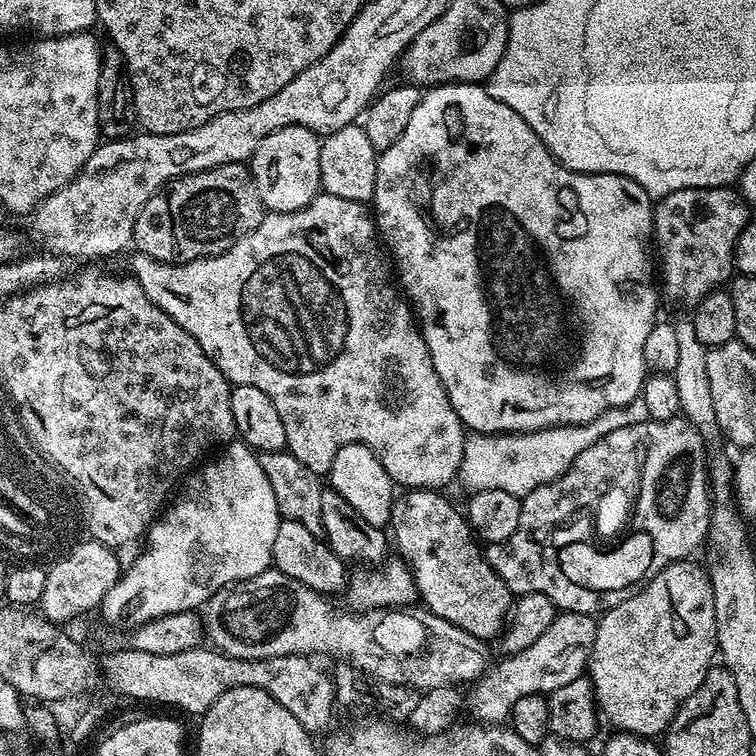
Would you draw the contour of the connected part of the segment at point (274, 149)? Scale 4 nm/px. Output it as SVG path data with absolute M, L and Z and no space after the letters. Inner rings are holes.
M302 126L283 128L262 138L258 150L254 150L250 161L250 179L268 212L297 212L299 208L305 208L315 196L321 195L320 142L321 137L317 133Z

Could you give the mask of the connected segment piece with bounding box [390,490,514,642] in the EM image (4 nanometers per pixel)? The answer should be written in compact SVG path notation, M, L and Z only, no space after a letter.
M408 490L403 495L401 500L399 497L393 503L390 532L392 528L394 548L401 552L397 553L406 561L412 570L412 577L416 579L419 599L422 604L424 600L425 606L429 608L427 611L435 619L449 620L454 626L468 631L470 635L485 642L489 641L490 636L495 637L505 627L514 603L514 593L508 589L504 579L489 566L488 557L482 551L472 526L461 509L459 512L446 497L440 496L444 494L436 490Z

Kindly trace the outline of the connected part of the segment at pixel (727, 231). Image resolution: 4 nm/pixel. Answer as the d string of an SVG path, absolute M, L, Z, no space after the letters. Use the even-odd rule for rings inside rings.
M731 187L722 188L683 188L669 196L659 197L652 213L654 248L660 251L658 268L664 271L662 292L680 304L695 306L704 296L710 295L721 286L727 285L734 276L734 246L738 234L750 223L749 205L745 204L739 191Z

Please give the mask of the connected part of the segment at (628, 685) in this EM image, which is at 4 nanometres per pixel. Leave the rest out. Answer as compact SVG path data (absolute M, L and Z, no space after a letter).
M688 558L673 560L640 591L599 617L586 675L596 691L599 715L603 723L605 720L609 724L609 729L633 732L635 736L659 737L667 732L681 702L702 686L702 678L706 678L709 668L713 667L718 652L714 590L709 573L692 562Z

